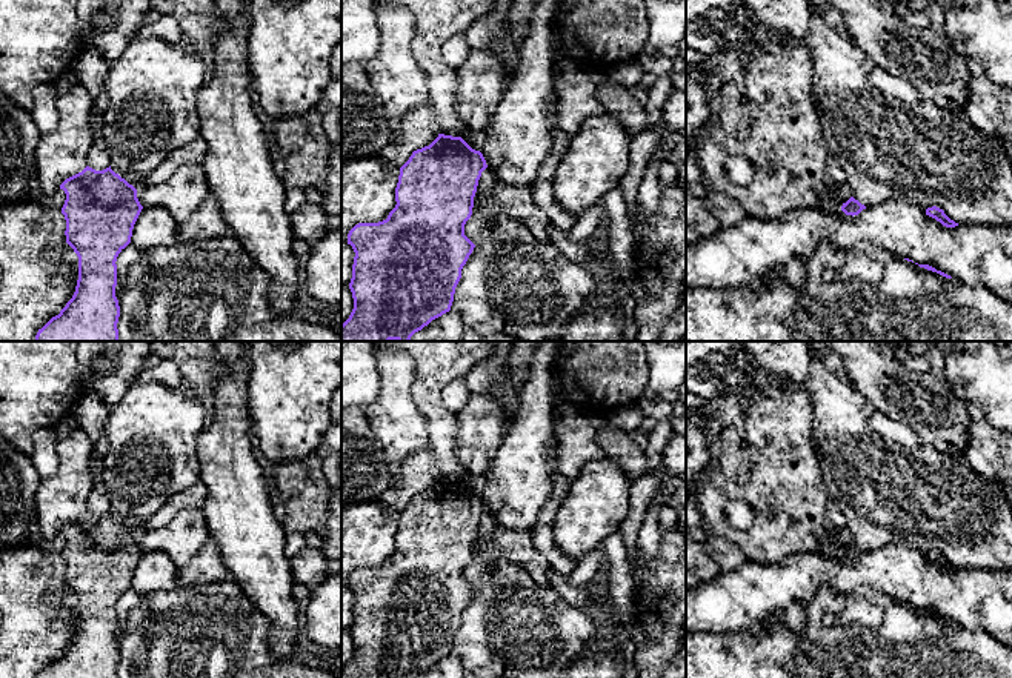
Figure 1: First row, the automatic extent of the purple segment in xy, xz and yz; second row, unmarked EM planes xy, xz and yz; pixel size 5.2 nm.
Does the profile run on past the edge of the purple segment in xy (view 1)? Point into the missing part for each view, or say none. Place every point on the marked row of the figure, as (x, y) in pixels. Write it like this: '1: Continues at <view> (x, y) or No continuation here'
1: No continuation here

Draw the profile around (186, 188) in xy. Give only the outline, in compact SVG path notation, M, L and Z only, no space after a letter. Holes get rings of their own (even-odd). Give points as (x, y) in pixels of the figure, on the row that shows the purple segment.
M183 165L168 180L137 189L143 208L163 208L177 221L186 221L211 195L201 165Z

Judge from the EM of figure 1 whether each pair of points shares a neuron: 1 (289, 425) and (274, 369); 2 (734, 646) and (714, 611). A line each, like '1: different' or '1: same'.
1: same
2: different

